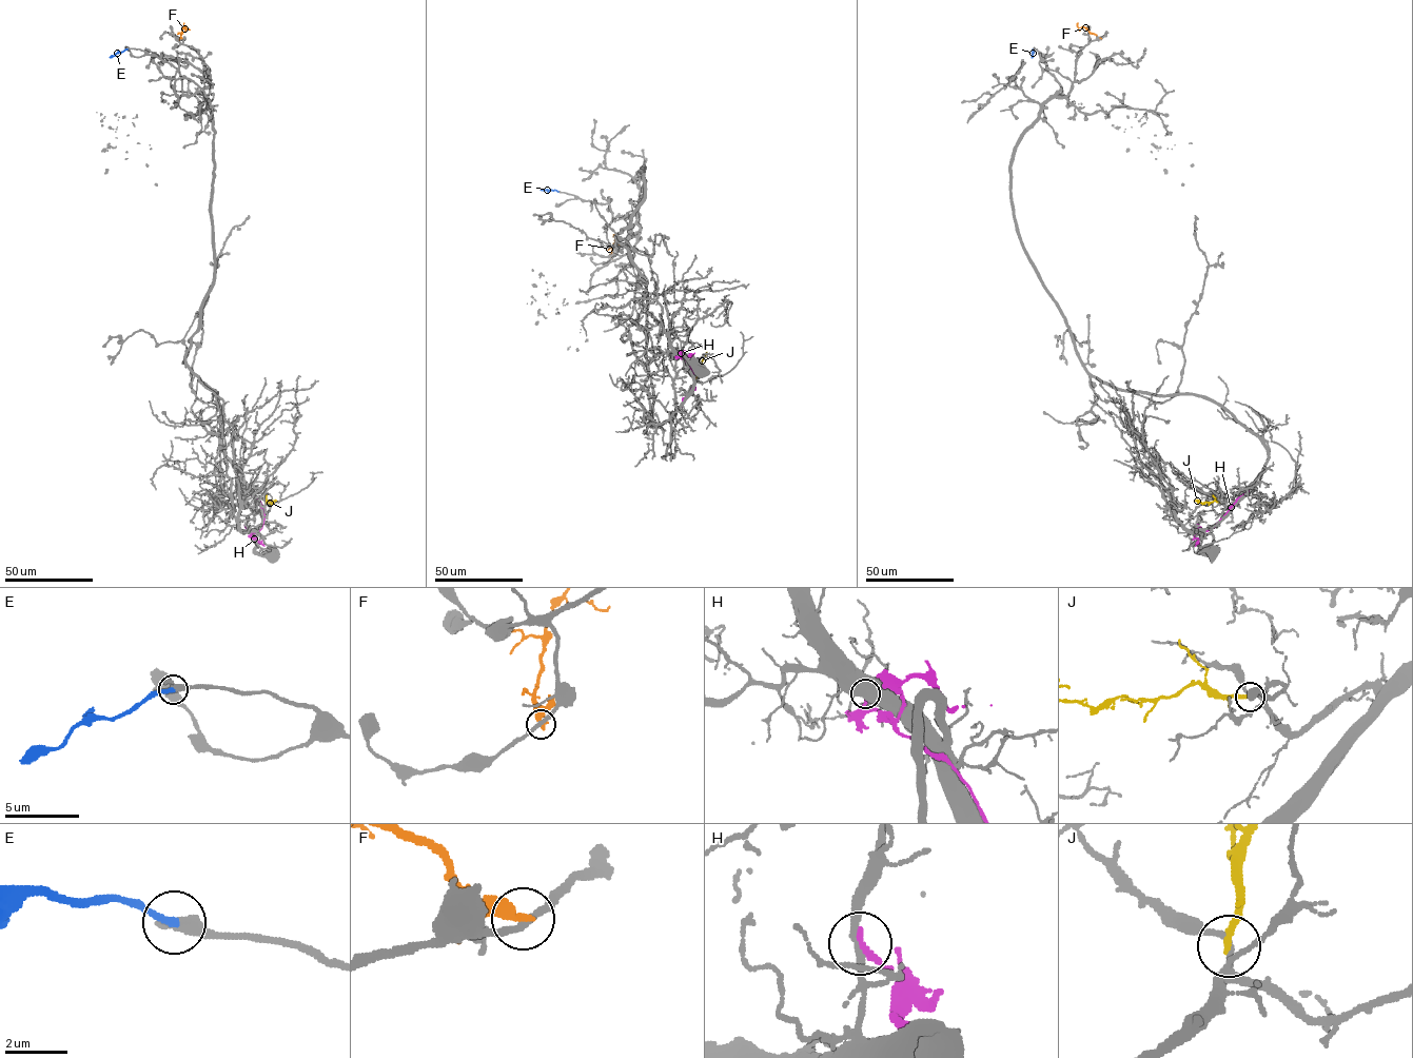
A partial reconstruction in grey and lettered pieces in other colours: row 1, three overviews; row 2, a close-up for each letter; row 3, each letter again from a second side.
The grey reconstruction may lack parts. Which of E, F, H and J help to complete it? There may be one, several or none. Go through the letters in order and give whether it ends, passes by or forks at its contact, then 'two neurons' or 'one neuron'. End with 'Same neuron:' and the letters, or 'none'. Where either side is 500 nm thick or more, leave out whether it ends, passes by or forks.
E: it ends there; one neuron
F: it ends there; two neurons
H: it ends there; two neurons
J: it ends there; two neurons
Same neuron: E

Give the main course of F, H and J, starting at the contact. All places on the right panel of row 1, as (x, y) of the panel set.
F: (1100, 39), (1084, 27), (1080, 28), (1078, 22)
H: (1196, 524), (1201, 532), (1212, 529), (1249, 490)
J: (1221, 502), (1194, 501)

